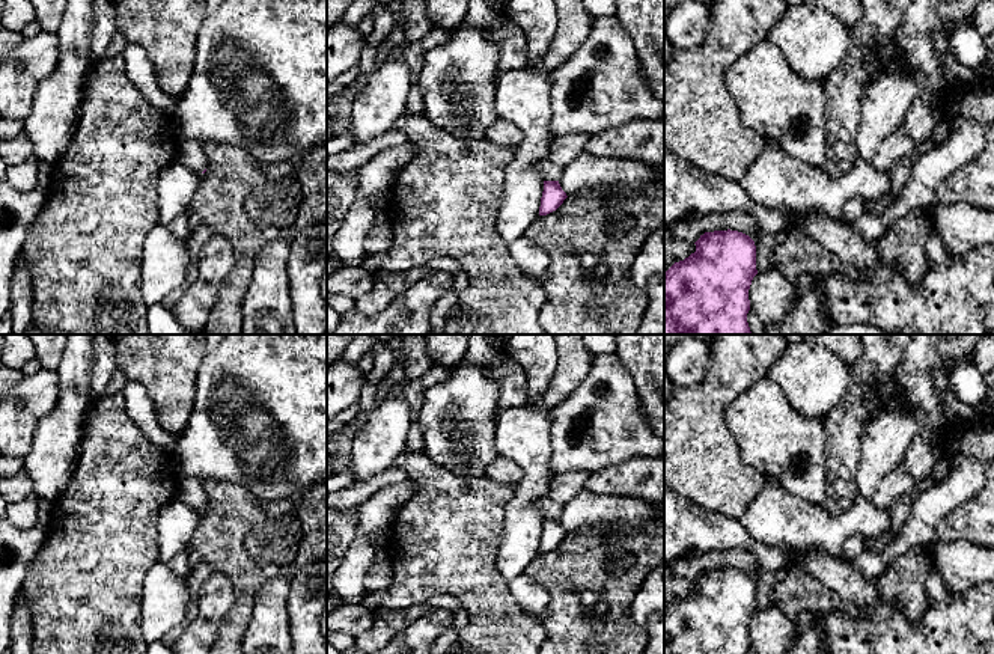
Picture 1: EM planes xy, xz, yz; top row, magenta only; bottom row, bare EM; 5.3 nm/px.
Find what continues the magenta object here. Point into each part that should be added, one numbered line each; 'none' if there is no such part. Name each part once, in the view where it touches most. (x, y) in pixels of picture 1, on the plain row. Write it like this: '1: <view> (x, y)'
1: xy (190, 490)

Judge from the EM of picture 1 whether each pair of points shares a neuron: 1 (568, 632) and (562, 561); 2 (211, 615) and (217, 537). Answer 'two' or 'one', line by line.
1: one
2: two

